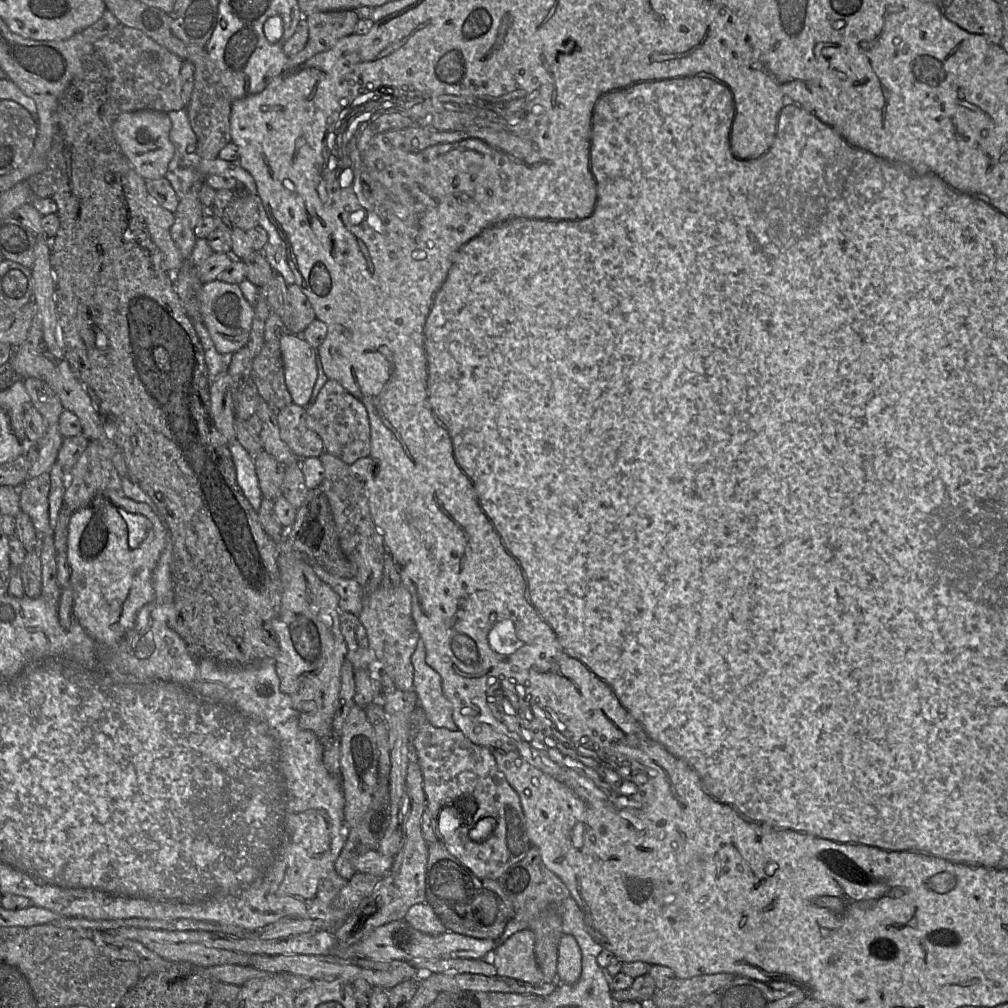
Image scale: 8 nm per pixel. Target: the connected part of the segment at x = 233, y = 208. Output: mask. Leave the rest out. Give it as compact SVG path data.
M244 186L233 190L232 199L224 209L232 224L248 231L259 225L259 210L254 196Z

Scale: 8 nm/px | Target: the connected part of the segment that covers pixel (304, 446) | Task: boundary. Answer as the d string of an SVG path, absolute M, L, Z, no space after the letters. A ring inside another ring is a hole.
M291 403L277 411L281 439L299 458L319 457L324 452L320 436L306 425L306 407Z

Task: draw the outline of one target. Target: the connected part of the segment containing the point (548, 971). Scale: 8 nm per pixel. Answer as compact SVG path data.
M531 845L526 856L511 866L499 879L506 896L511 900L517 919L526 921L535 935L535 957L545 982L558 979L558 945L562 931L561 904L570 892L564 882L543 863L538 847Z

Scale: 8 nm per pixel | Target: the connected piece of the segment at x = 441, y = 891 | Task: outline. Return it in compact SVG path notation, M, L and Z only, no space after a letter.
M441 840L428 845L426 867L426 903L428 903L447 931L478 938L498 940L508 922L506 905L500 904L497 916L491 925L481 924L475 916L473 901L483 890L483 884L470 869L446 849Z

